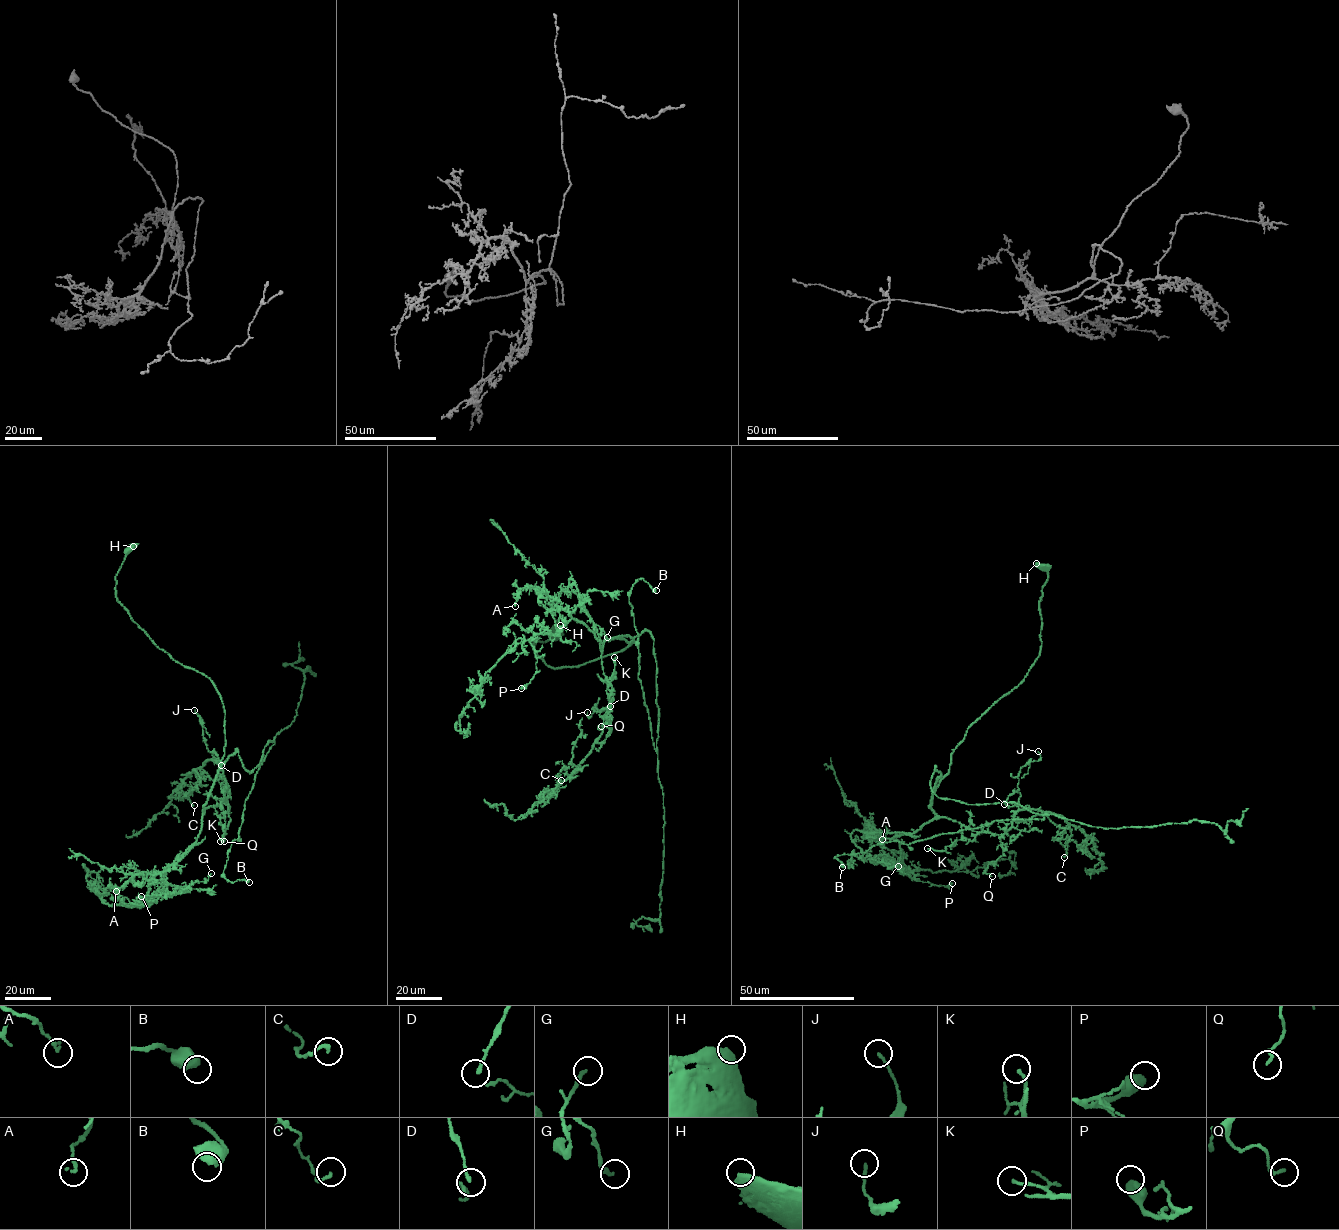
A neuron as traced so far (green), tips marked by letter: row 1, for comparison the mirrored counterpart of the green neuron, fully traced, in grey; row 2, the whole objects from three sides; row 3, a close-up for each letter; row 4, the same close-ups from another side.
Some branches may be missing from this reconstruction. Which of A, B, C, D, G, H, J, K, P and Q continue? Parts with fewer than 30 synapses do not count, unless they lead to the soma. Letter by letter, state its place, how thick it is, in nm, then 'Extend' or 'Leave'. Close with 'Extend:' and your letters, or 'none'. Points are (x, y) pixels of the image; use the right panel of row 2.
A: Place: (882, 839). Thickness 190 nm. Leave
B: Place: (842, 867). Thickness 700 nm. Leave
C: Place: (1064, 857). Thickness 150 nm. Leave
D: Place: (1004, 804). Thickness 110 nm. Leave
G: Place: (898, 866). Thickness 240 nm. Leave
H: Place: (1036, 563). Thickness 600 nm. Leave
J: Place: (1038, 751). Thickness 130 nm. Leave
K: Place: (927, 848). Thickness 150 nm. Leave
P: Place: (952, 883). Thickness 550 nm. Leave
Q: Place: (992, 876). Thickness 170 nm. Leave
Extend: none

